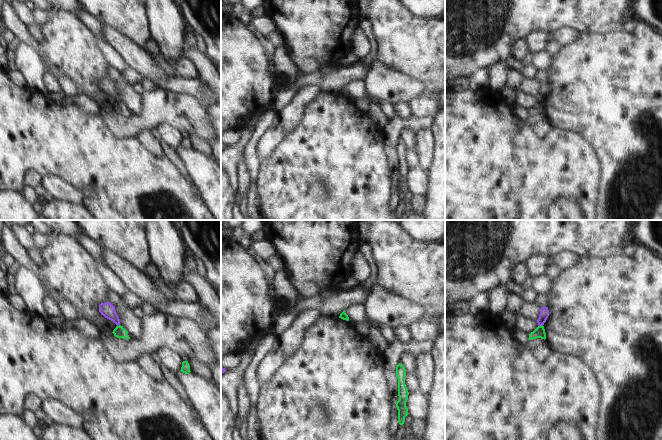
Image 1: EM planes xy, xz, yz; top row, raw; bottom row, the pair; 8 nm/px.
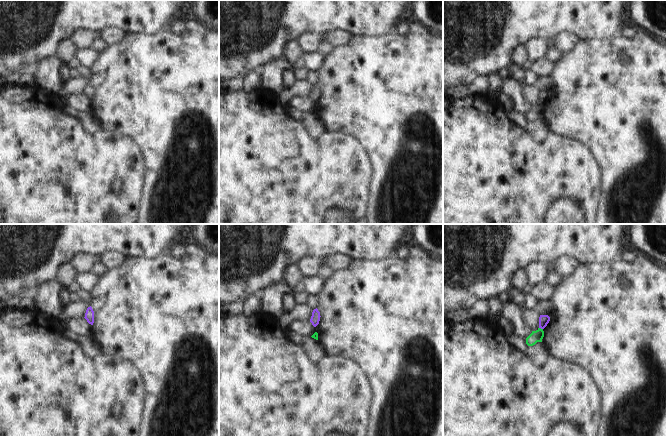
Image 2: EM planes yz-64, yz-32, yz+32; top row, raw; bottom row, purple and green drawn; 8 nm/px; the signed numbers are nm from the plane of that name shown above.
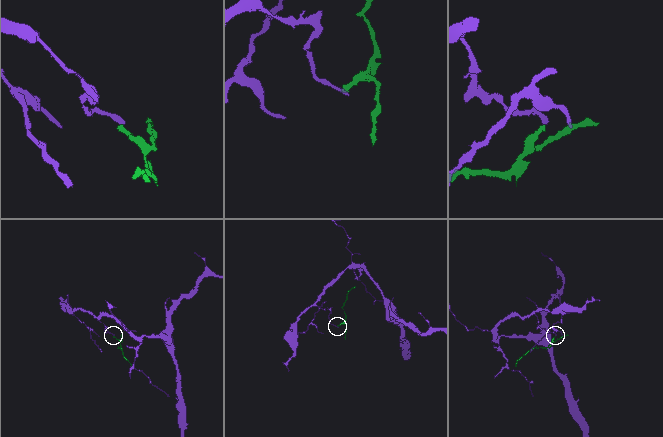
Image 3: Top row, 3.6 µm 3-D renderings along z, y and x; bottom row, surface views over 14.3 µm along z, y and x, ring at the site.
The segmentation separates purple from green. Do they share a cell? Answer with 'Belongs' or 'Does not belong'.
Does not belong.

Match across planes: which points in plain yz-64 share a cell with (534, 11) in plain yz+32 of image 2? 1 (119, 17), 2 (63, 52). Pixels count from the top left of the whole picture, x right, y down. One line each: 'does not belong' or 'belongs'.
1: belongs
2: does not belong

